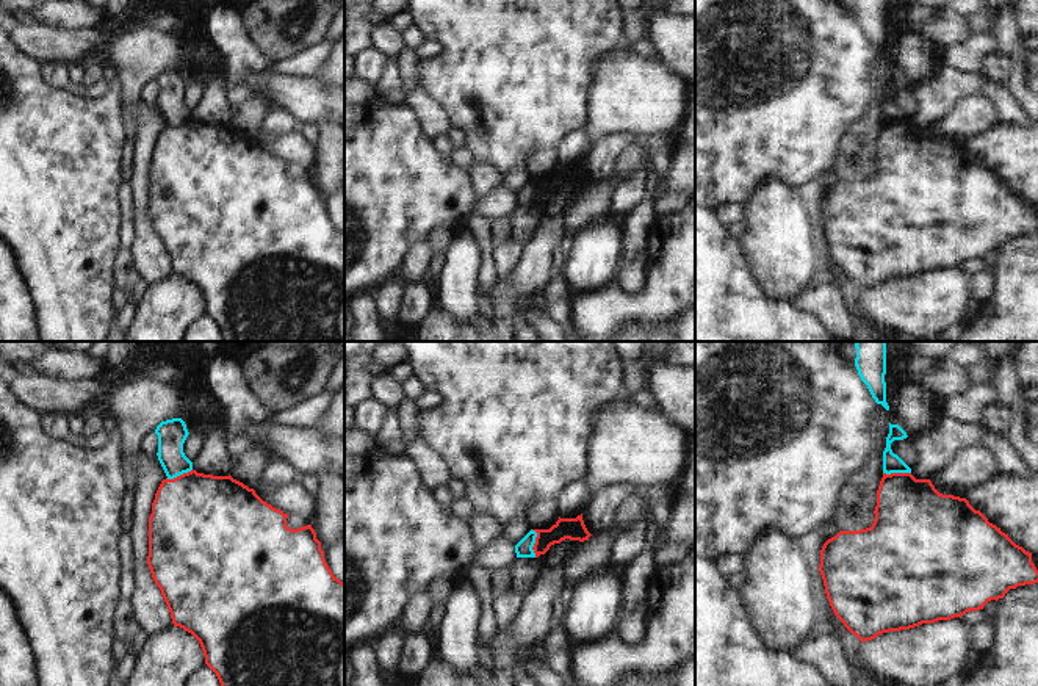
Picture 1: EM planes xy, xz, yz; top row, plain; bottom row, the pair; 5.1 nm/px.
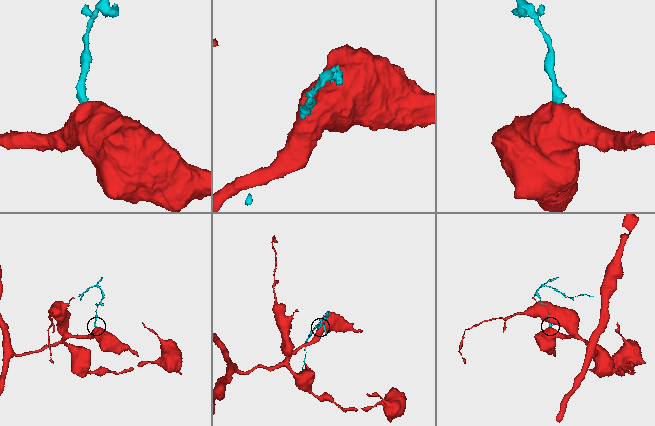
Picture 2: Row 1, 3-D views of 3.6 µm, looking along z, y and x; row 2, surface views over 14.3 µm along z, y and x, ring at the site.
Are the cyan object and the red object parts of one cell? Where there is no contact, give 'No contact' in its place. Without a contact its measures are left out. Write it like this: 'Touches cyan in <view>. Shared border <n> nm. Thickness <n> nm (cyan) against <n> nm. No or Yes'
Touches cyan in xz. Shared border 150 nm. Thickness 90 nm (cyan) against 110 nm. No

